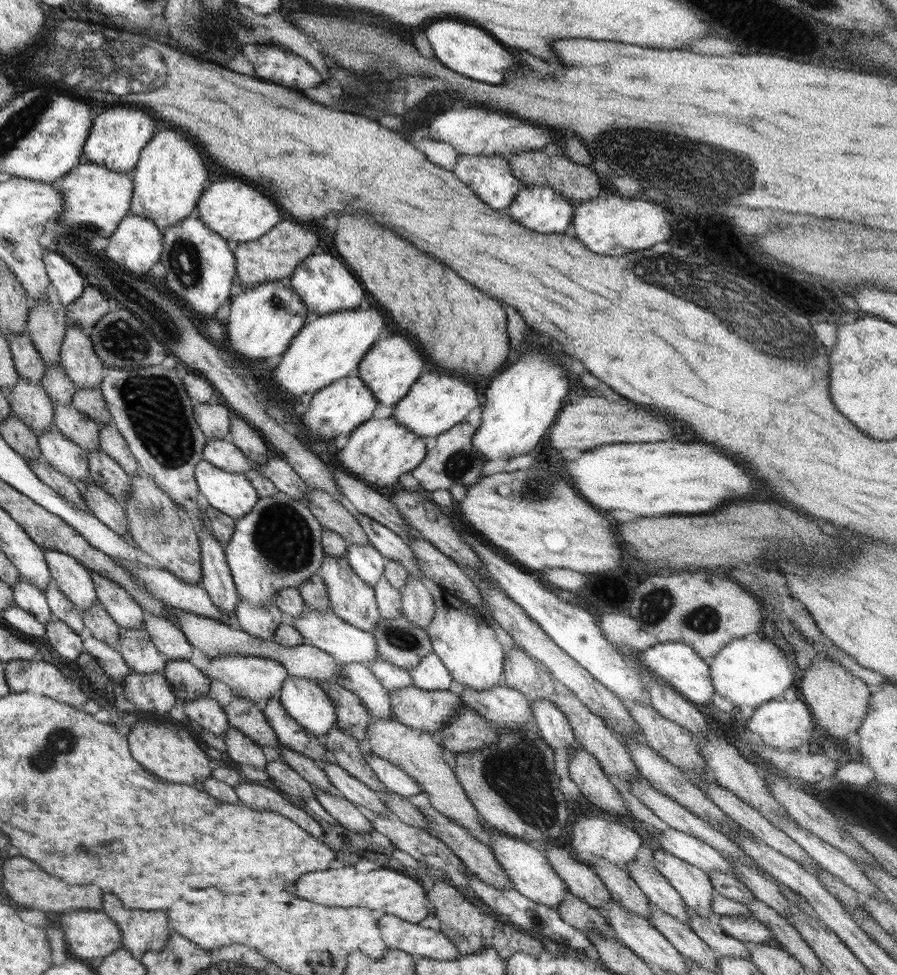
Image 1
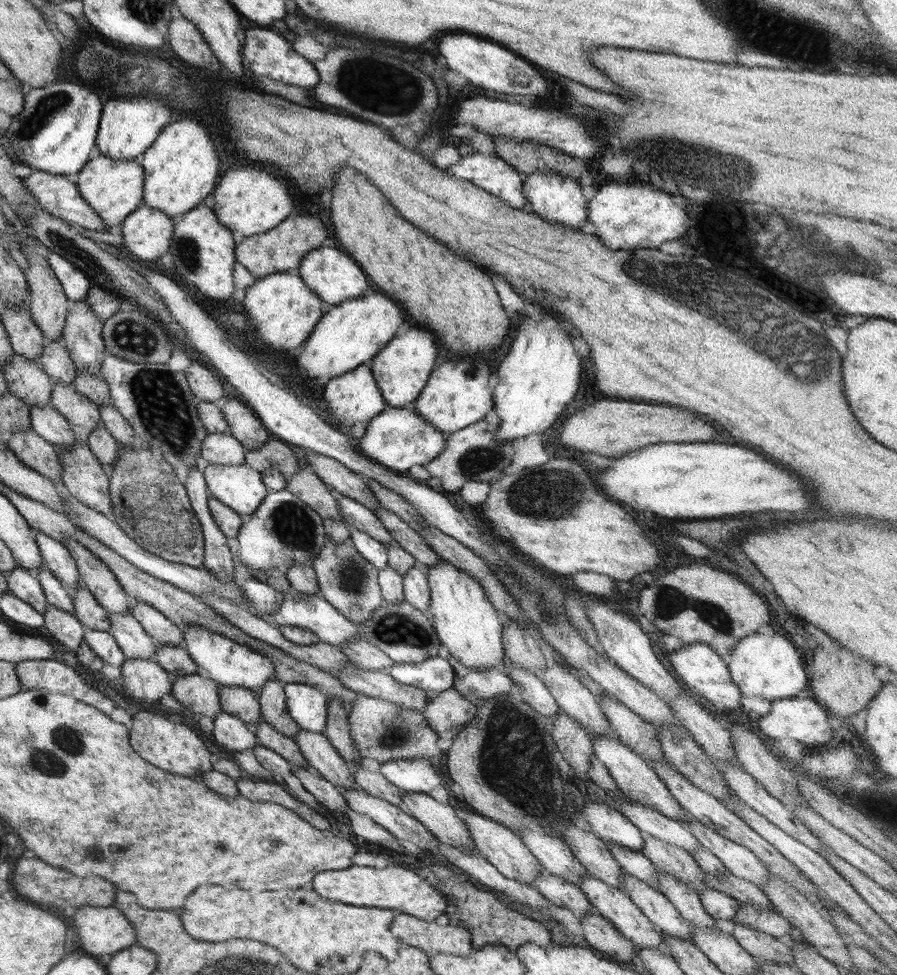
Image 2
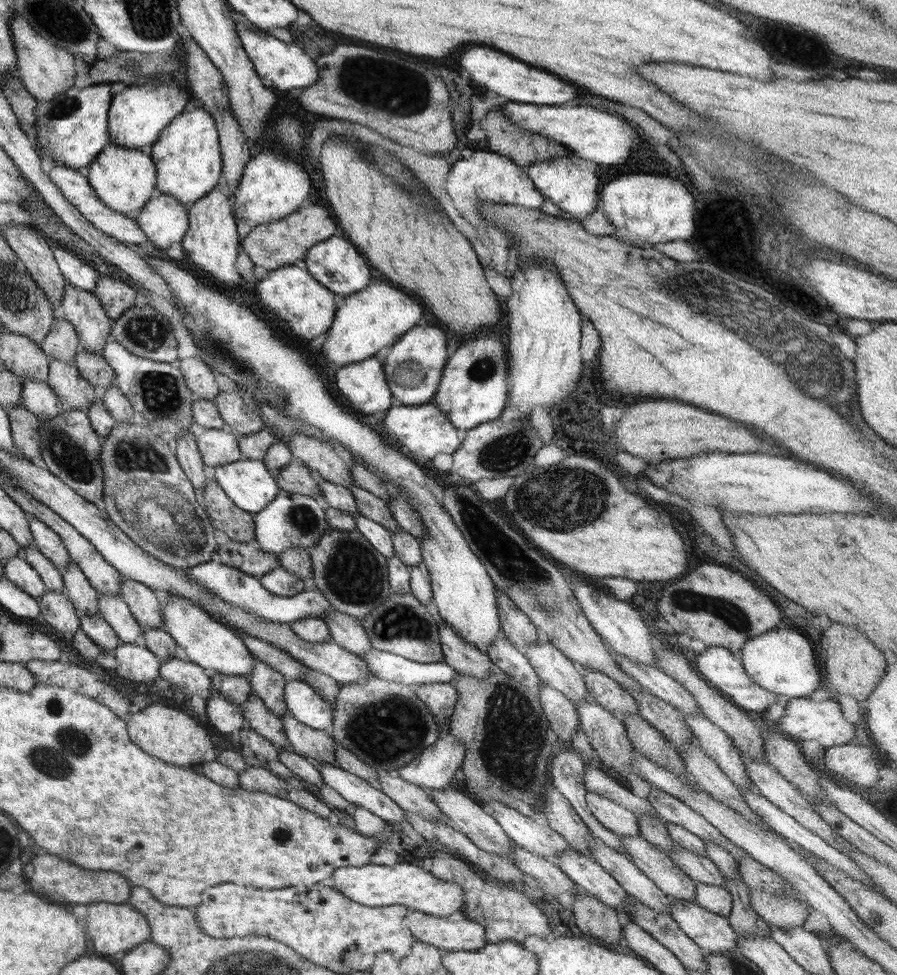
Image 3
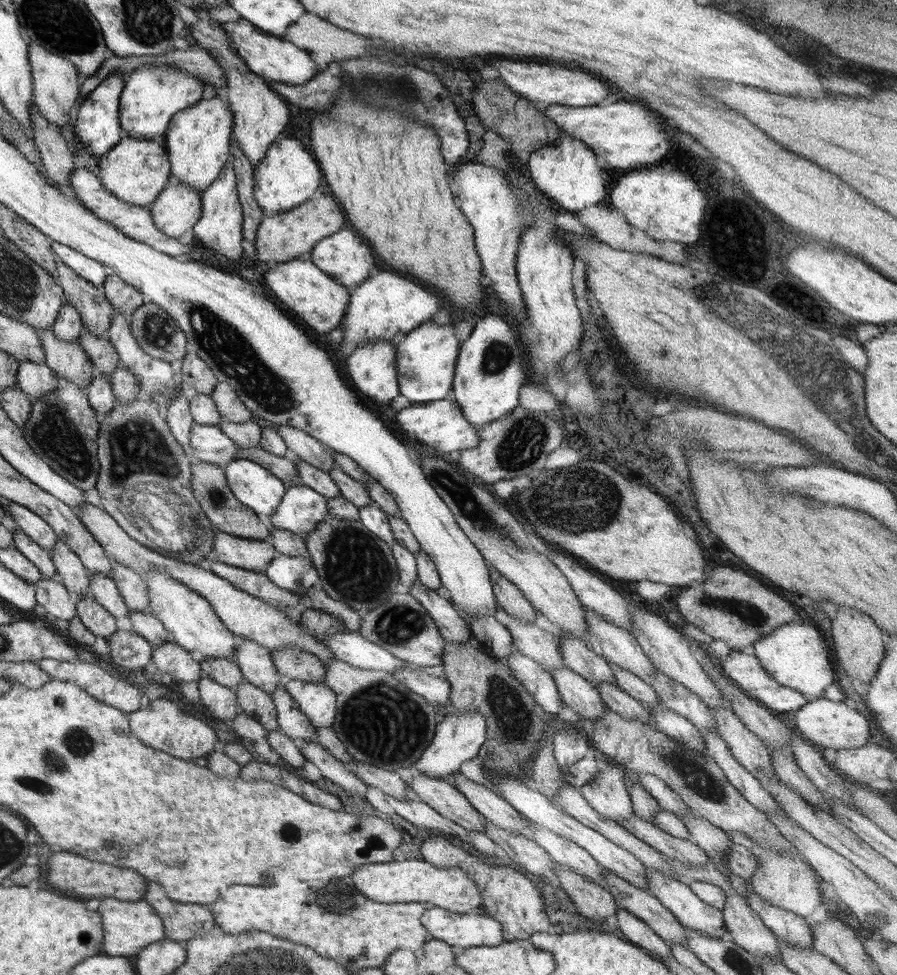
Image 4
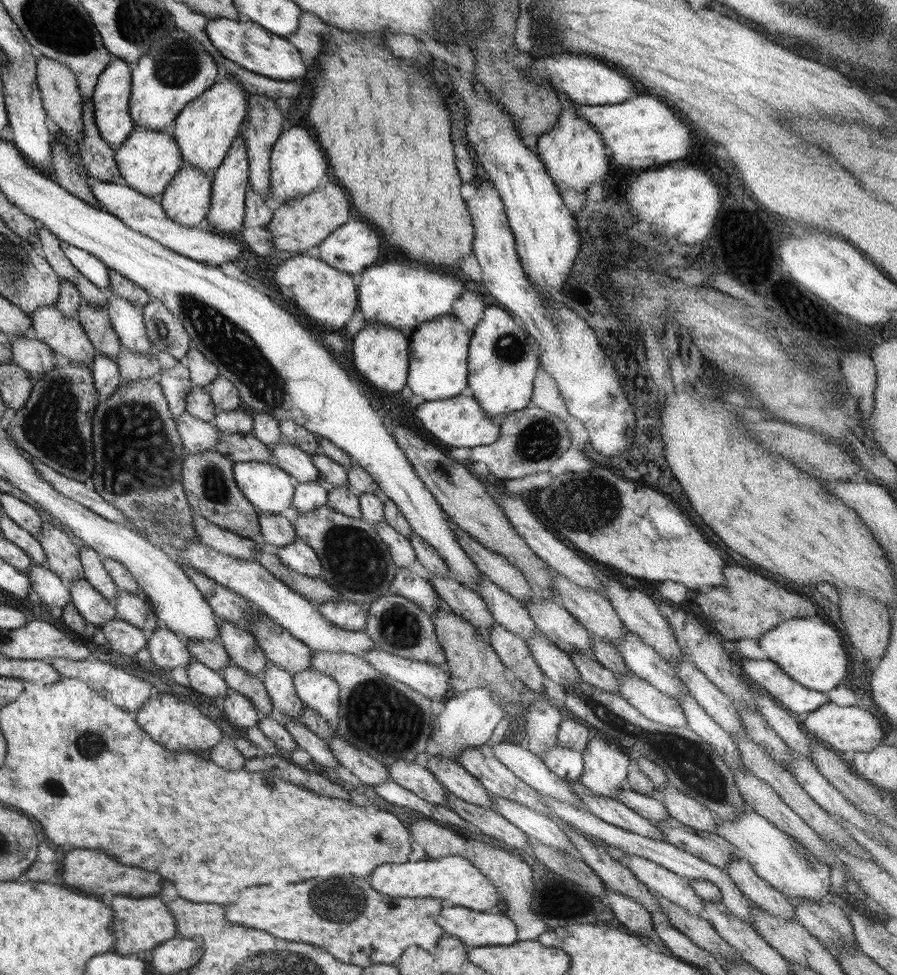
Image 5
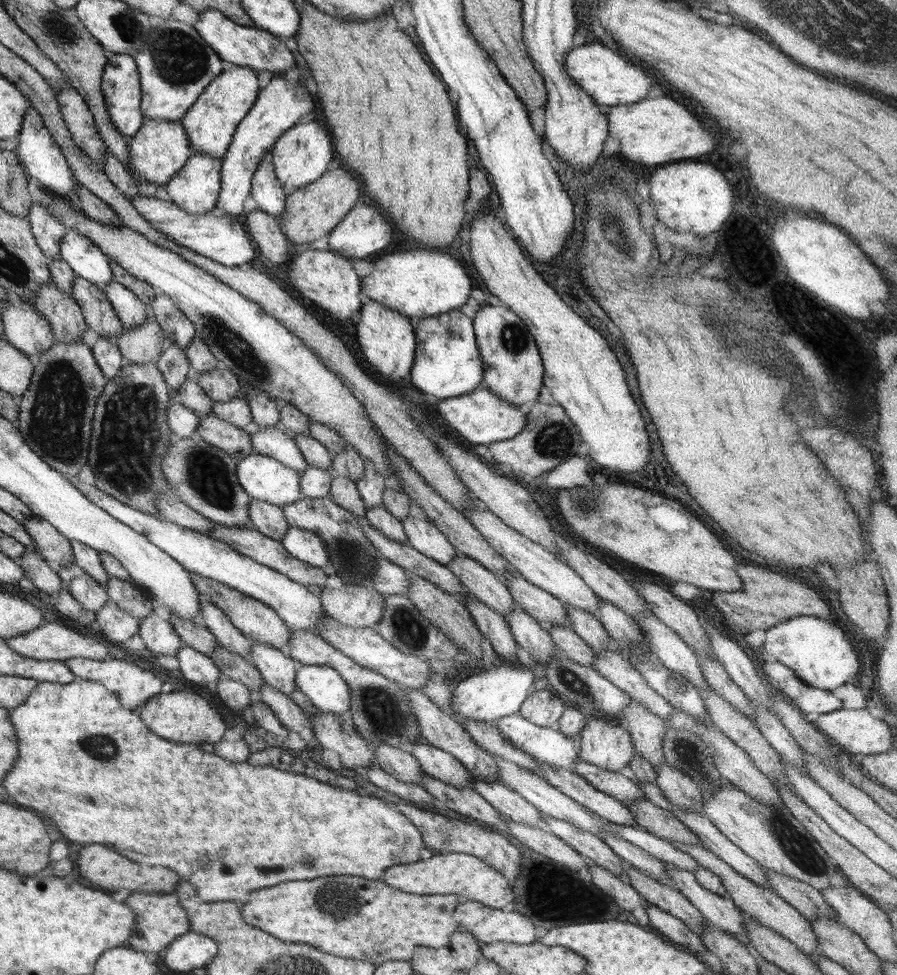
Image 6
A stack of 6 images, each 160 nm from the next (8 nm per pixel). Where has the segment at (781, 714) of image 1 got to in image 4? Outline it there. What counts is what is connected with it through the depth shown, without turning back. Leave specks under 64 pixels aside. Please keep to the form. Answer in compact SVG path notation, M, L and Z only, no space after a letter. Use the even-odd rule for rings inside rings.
M822 698L808 701L802 708L794 711L794 726L802 738L812 740L814 744L834 750L860 748L870 738L870 722L858 712L848 708L844 702L835 702Z

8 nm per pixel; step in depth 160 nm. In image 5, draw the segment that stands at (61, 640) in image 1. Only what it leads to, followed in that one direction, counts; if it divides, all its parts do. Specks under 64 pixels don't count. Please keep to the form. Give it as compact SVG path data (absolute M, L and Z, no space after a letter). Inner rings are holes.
M33 563L27 572L32 590L39 594L44 610L51 606L64 608L71 603L71 594L55 572L43 565Z

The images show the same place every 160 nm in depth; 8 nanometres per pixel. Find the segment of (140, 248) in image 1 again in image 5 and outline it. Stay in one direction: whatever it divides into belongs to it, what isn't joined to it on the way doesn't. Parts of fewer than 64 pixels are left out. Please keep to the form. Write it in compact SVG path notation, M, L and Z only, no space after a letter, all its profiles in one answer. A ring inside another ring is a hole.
M184 162L159 202L170 220L192 228L206 218L211 199L211 176Z

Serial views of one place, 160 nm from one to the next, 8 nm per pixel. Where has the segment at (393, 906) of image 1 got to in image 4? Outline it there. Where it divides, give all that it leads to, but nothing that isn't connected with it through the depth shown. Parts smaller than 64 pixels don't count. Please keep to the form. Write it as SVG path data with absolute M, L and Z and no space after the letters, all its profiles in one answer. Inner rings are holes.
M424 859L365 864L347 878L357 892L382 904L428 902L458 914L468 914L481 906L481 894L476 883L461 868L436 868Z

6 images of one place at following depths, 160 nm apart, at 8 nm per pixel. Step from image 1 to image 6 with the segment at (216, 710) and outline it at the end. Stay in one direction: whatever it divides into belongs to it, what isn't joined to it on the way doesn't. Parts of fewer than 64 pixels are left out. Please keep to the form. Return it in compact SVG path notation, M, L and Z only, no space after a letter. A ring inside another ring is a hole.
M154 610L139 621L138 635L143 638L149 651L156 657L163 654L177 656L176 652L184 646L170 620L158 617Z

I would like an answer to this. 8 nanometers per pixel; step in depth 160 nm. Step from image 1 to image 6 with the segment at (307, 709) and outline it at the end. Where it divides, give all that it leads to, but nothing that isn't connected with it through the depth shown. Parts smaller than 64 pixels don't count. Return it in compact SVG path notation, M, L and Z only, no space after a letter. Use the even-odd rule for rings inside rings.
M303 665L295 674L295 686L322 712L348 713L350 689L342 675L328 666Z

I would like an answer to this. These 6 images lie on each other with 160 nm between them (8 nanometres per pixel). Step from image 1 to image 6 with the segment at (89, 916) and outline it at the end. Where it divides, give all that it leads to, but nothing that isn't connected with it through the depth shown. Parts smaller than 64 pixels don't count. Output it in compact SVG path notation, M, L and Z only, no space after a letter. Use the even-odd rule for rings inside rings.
M145 892L131 893L124 900L136 915L136 928L132 932L132 938L128 940L126 946L138 952L144 952L152 958L157 958L171 942L190 931L190 921L186 911L180 906L178 898L170 894Z

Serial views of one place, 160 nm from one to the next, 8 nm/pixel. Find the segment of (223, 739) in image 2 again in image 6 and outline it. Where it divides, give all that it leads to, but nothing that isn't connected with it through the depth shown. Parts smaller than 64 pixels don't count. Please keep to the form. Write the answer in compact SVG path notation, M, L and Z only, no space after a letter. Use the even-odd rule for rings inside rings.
M185 644L176 654L179 670L186 680L199 686L208 686L208 684L221 679L220 669L208 655Z

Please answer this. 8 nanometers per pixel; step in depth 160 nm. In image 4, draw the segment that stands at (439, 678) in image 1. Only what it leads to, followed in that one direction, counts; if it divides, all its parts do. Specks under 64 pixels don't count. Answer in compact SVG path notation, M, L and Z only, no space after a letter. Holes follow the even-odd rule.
M344 631L317 638L335 658L364 670L383 670L391 675L393 670L409 664L385 648L366 640L359 632Z

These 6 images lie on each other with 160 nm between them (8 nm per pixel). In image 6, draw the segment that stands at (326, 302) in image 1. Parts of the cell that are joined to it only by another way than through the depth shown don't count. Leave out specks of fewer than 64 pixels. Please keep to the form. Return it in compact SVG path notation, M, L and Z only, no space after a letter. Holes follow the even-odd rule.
M357 203L328 235L329 251L350 259L366 258L388 246L392 225L376 206Z

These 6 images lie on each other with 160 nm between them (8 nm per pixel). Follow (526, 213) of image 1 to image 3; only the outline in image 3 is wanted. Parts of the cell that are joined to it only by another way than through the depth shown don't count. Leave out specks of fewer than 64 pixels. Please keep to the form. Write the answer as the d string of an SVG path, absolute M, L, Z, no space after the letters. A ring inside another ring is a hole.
M569 153L569 156L534 163L528 167L527 175L544 198L550 199L570 219L578 221L590 216L598 208L600 182L595 172L580 169L572 157Z

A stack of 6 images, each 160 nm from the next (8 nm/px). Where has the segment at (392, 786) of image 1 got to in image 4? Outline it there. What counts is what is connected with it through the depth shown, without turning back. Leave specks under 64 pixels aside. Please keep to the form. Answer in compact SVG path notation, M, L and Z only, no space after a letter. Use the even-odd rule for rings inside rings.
M469 710L468 712L459 712L448 715L446 711L441 712L436 733L428 748L424 749L422 756L415 762L418 772L432 778L446 778L452 776L460 770L460 764L466 760L472 760L479 753L480 747L486 740L486 719L477 712Z

